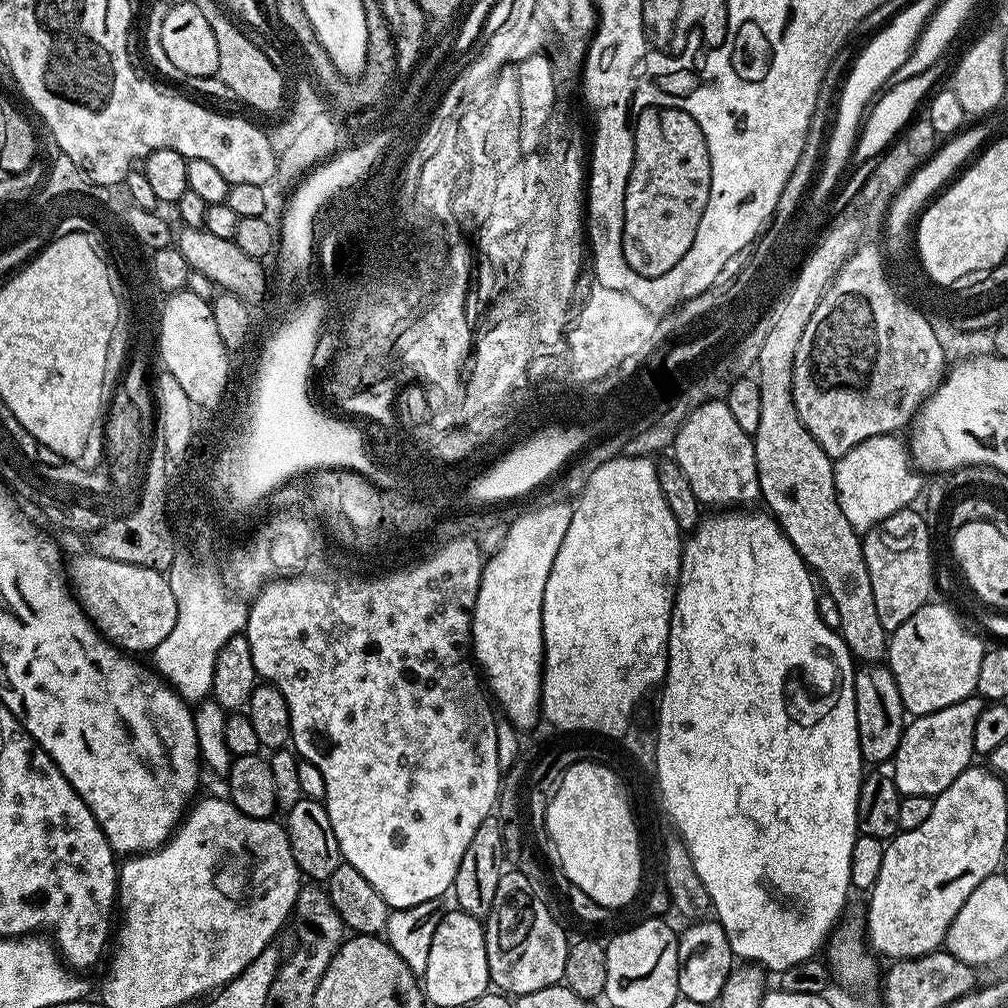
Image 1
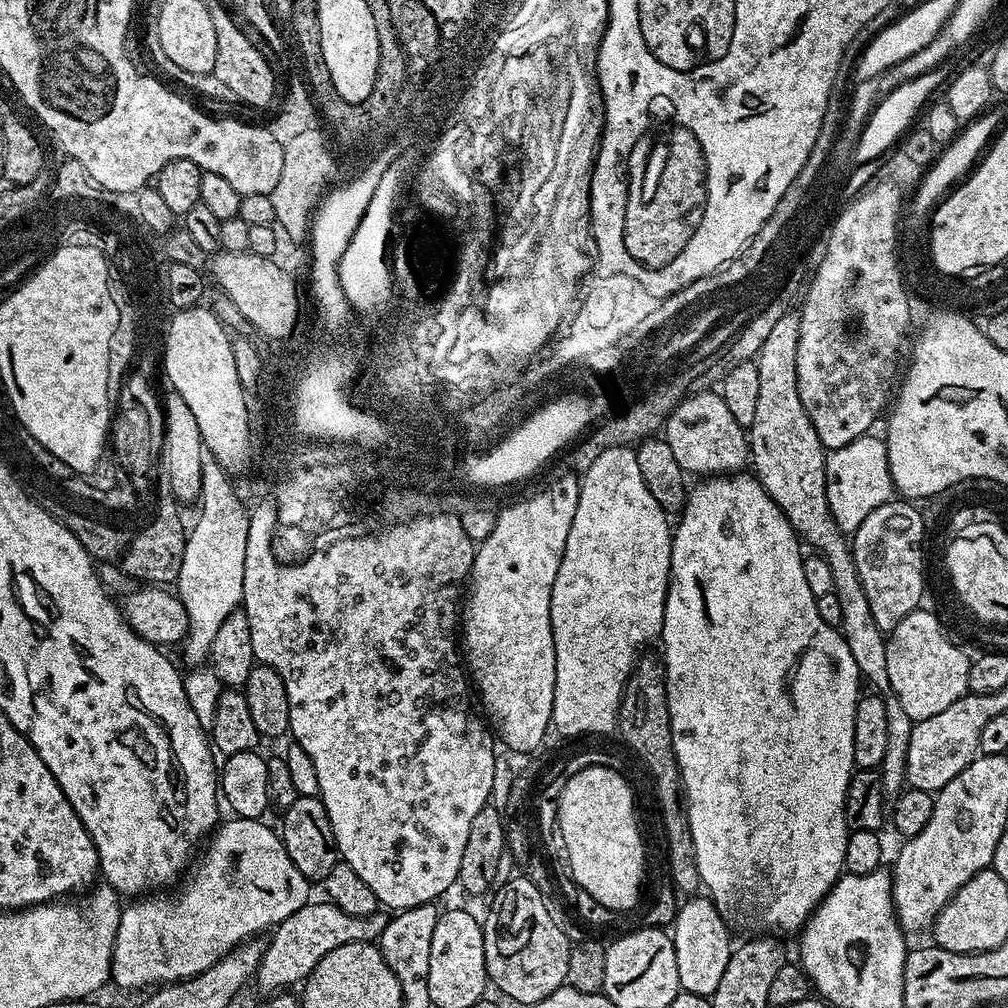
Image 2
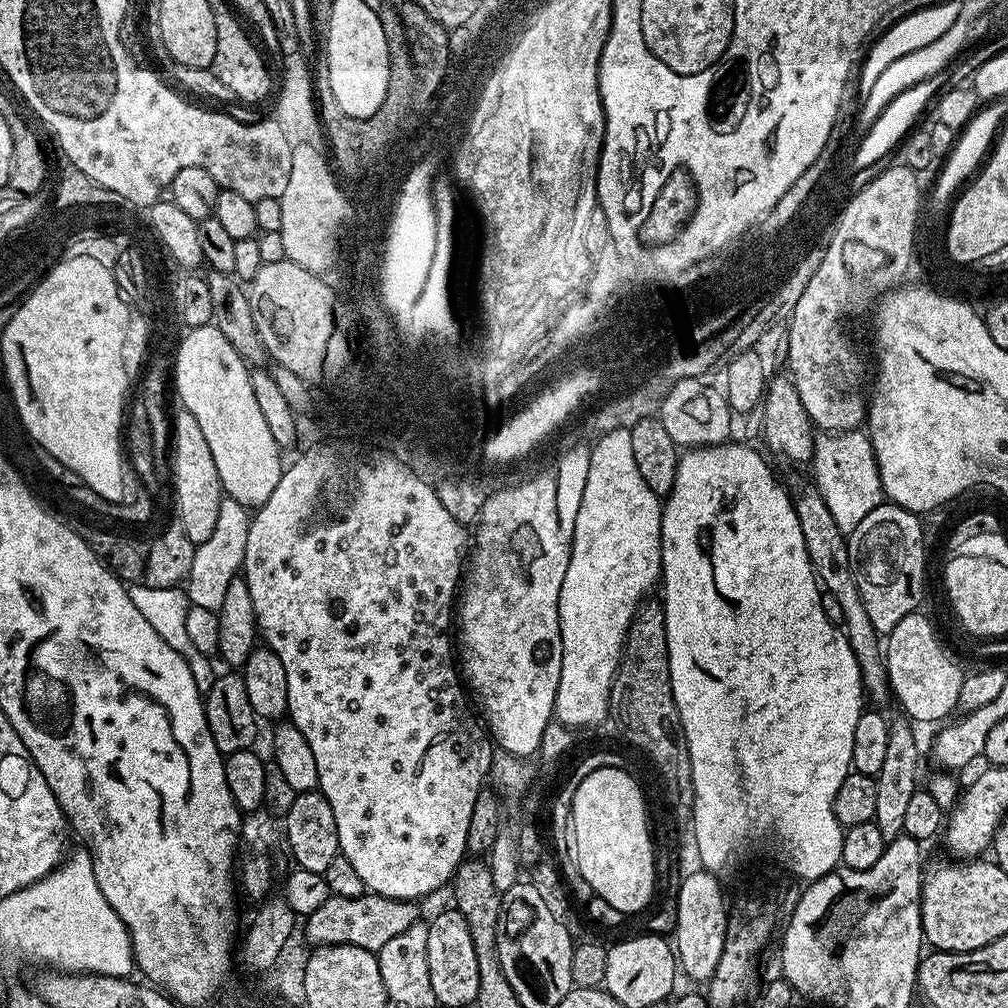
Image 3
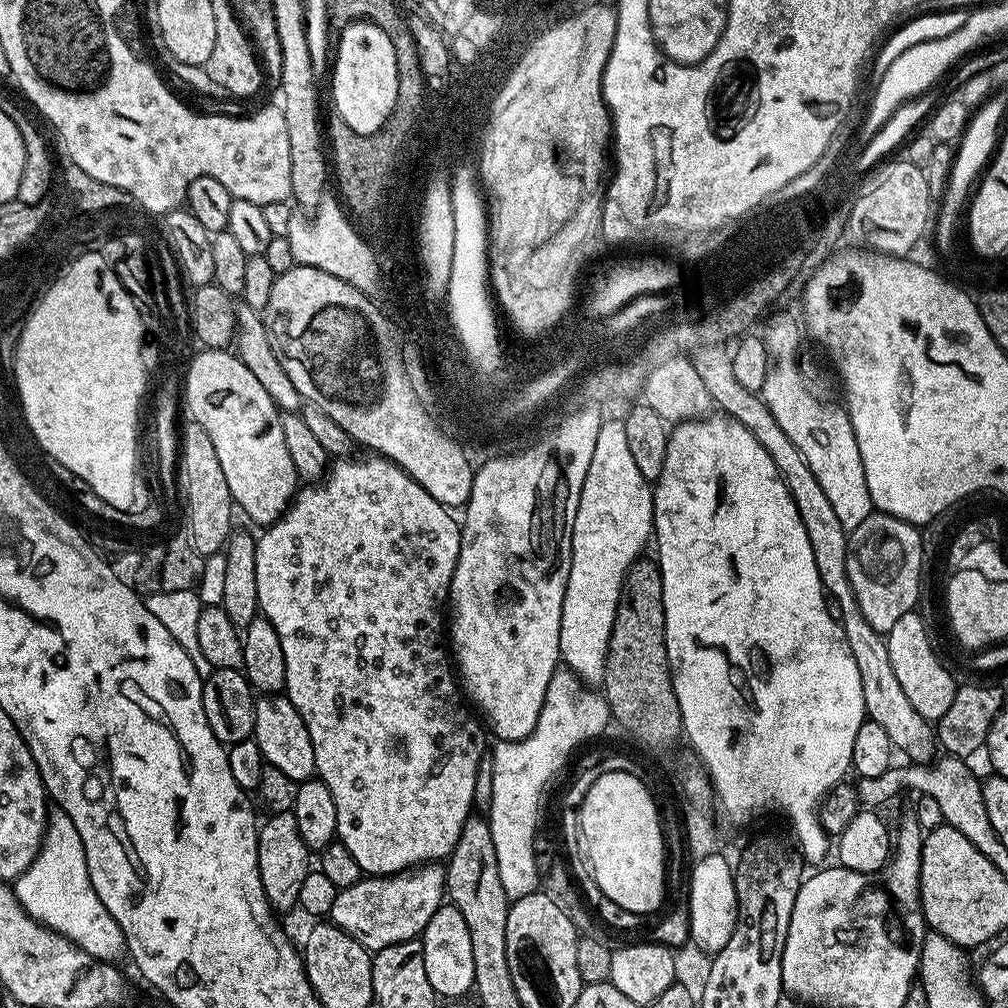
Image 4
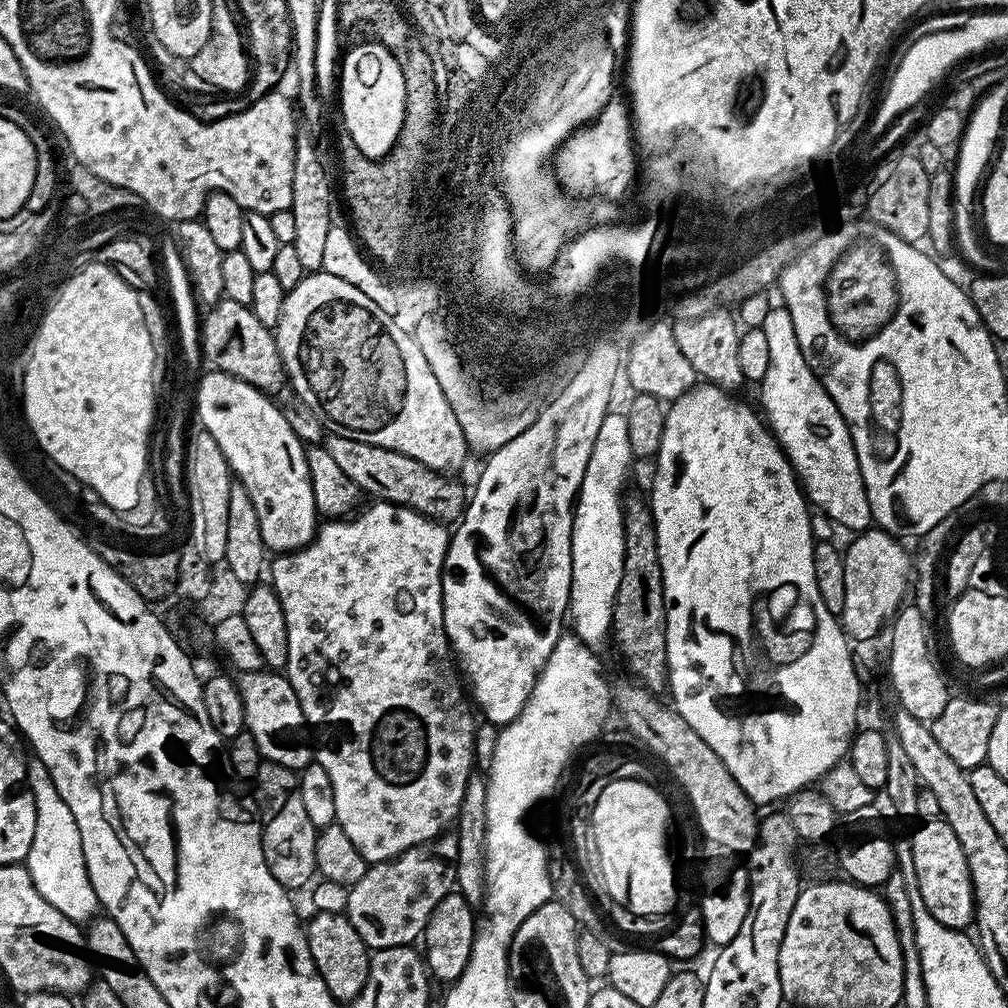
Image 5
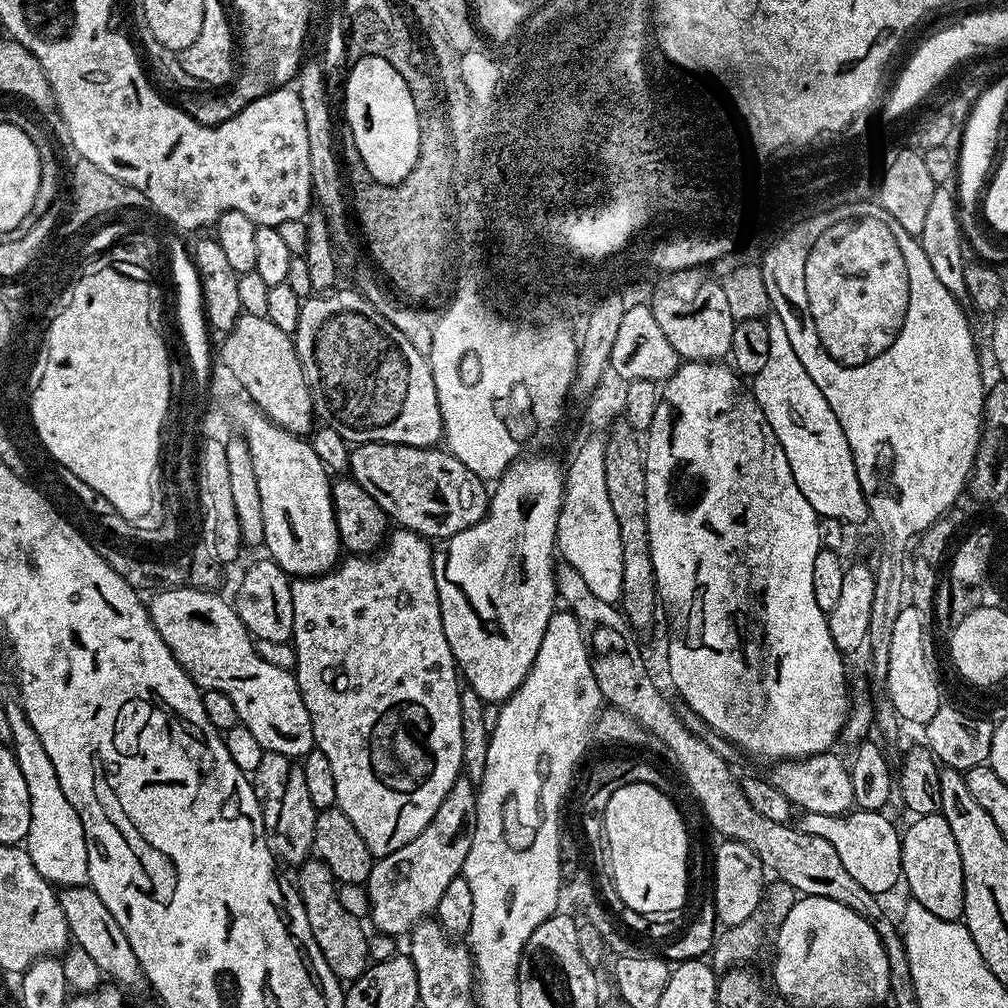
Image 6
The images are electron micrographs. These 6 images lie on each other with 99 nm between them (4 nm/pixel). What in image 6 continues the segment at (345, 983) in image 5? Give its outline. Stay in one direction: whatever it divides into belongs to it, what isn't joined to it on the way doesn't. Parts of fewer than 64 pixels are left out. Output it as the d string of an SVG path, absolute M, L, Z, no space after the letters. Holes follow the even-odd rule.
M309 858L299 865L298 872L300 901L304 903L306 919L310 921L310 934L314 934L314 942L318 942L322 958L326 958L326 966L330 966L332 973L342 982L356 980L370 965L368 936L360 925L363 924L361 917L350 914L350 910L342 906L338 882L330 874L330 866Z

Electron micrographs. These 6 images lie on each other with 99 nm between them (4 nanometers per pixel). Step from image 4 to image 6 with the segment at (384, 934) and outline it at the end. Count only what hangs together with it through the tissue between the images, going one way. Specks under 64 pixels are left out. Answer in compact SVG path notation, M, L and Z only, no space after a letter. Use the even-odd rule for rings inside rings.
M461 774L454 786L450 786L450 794L442 798L438 814L430 818L430 826L426 826L418 838L394 850L394 854L381 856L373 863L366 885L368 916L378 931L403 937L435 913L446 886L463 873L466 854L470 854L470 842L476 829L476 793L470 778Z

